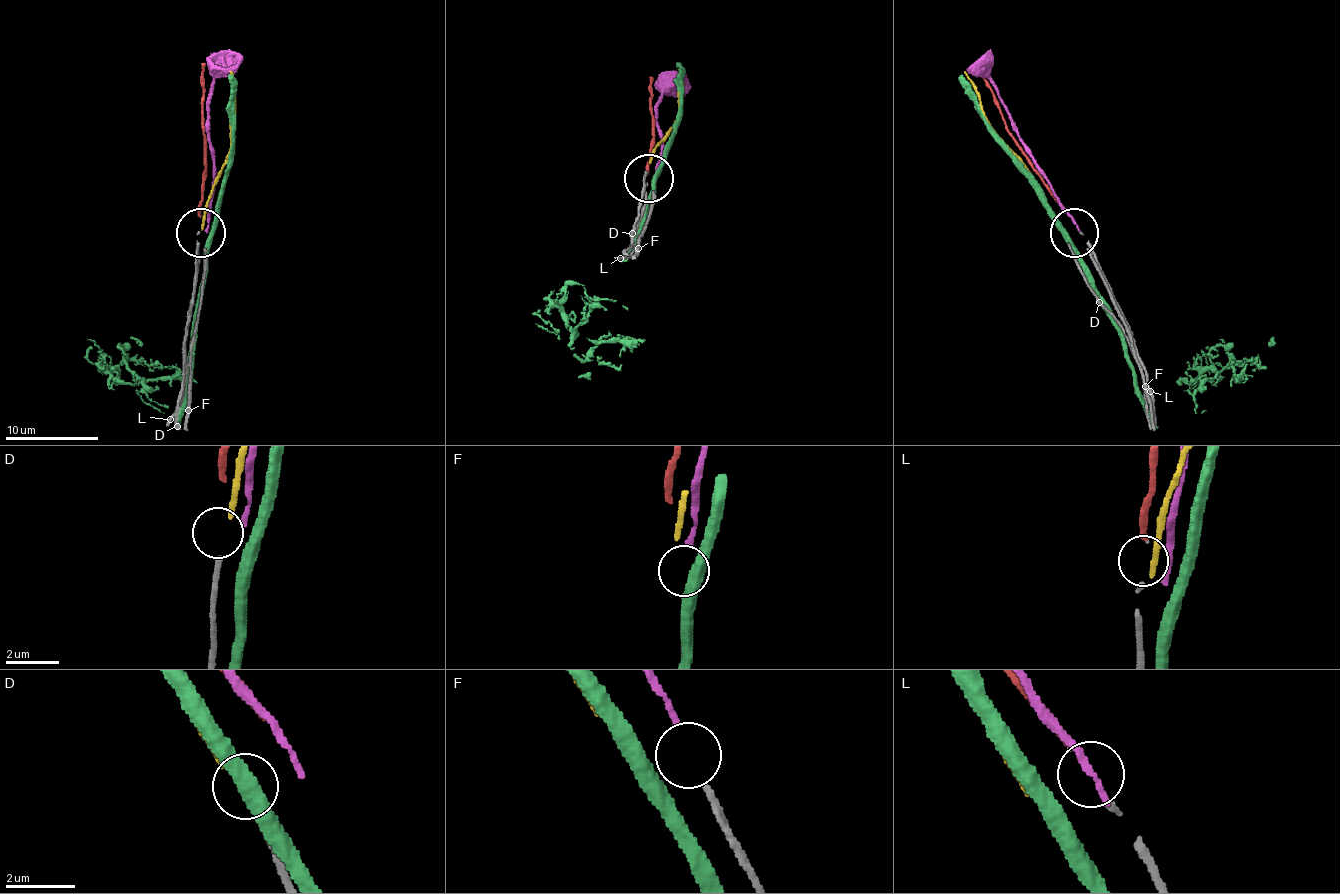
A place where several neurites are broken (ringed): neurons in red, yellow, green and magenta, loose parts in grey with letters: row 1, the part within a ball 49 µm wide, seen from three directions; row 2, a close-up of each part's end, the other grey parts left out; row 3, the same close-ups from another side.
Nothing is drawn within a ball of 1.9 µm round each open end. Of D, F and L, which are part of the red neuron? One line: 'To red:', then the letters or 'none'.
To red: L

